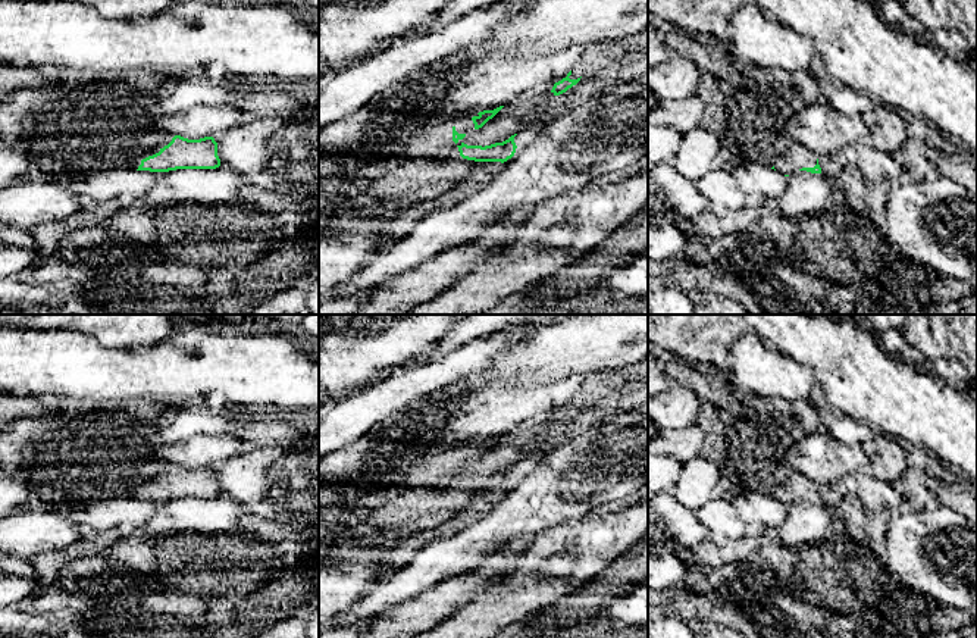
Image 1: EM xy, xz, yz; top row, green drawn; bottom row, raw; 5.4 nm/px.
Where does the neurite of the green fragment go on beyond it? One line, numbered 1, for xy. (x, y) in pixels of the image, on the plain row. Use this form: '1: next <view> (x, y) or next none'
1: next none

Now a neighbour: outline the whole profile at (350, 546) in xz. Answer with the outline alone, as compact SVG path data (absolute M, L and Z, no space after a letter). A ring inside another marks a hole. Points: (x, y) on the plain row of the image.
M345 532L341 541L341 553L345 557L336 560L319 559L319 629L334 616L351 609L394 572L386 570L378 559L395 542L397 541L388 541L376 545L364 545L358 538Z

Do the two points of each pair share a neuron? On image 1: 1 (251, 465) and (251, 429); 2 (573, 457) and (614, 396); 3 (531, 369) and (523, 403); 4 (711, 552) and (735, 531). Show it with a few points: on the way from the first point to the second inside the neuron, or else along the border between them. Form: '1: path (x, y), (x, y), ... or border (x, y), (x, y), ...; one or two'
1: border (294, 446), (259, 447); two
2: border (607, 419), (592, 424), (579, 434), (564, 440); two
3: border (498, 362), (498, 374), (503, 378), (561, 380); two
4: border (708, 532), (713, 538); two

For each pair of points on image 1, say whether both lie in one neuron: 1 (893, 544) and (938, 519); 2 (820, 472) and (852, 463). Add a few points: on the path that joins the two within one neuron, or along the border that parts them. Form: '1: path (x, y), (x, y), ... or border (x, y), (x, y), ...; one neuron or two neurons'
1: path (904, 544), (910, 544), (927, 529); one neuron
2: path (827, 465), (845, 463); one neuron

